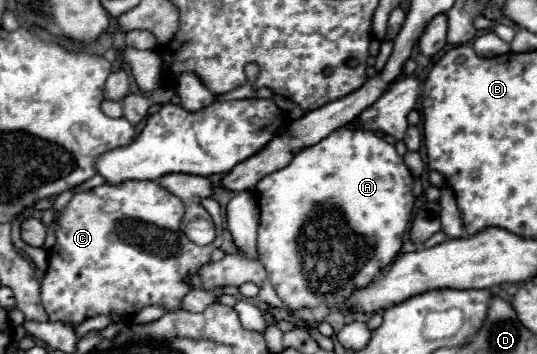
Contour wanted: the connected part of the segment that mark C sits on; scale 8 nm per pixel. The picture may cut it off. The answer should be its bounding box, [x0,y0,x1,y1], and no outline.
[40,181,224,327]

